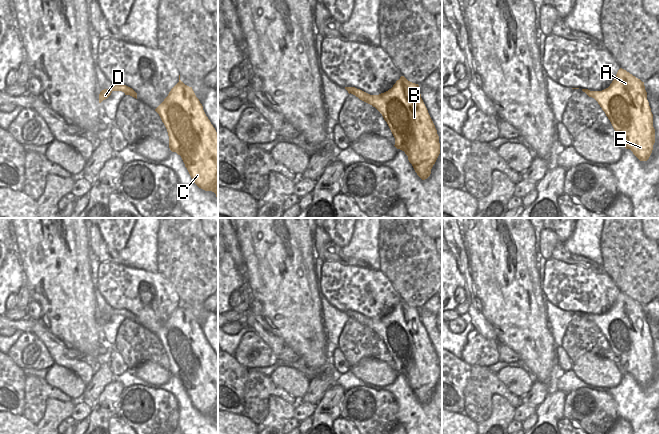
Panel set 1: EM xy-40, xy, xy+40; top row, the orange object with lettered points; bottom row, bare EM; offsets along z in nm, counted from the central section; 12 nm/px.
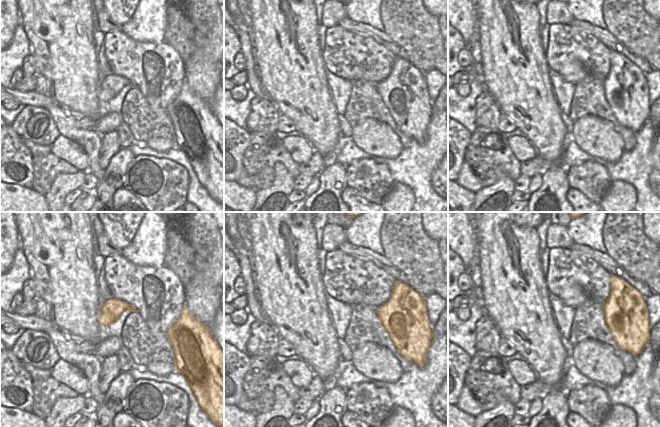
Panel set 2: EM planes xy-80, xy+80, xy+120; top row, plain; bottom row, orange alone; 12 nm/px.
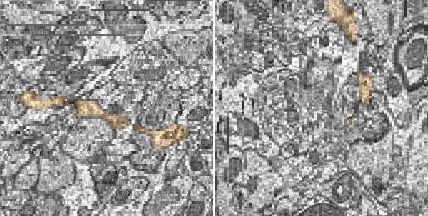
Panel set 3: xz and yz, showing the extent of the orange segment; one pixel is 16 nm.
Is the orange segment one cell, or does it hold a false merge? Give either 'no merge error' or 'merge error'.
no merge error

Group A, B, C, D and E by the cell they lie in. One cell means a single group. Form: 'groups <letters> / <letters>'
groups A B C D E

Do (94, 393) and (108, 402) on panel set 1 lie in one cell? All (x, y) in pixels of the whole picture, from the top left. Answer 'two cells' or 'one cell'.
two cells

